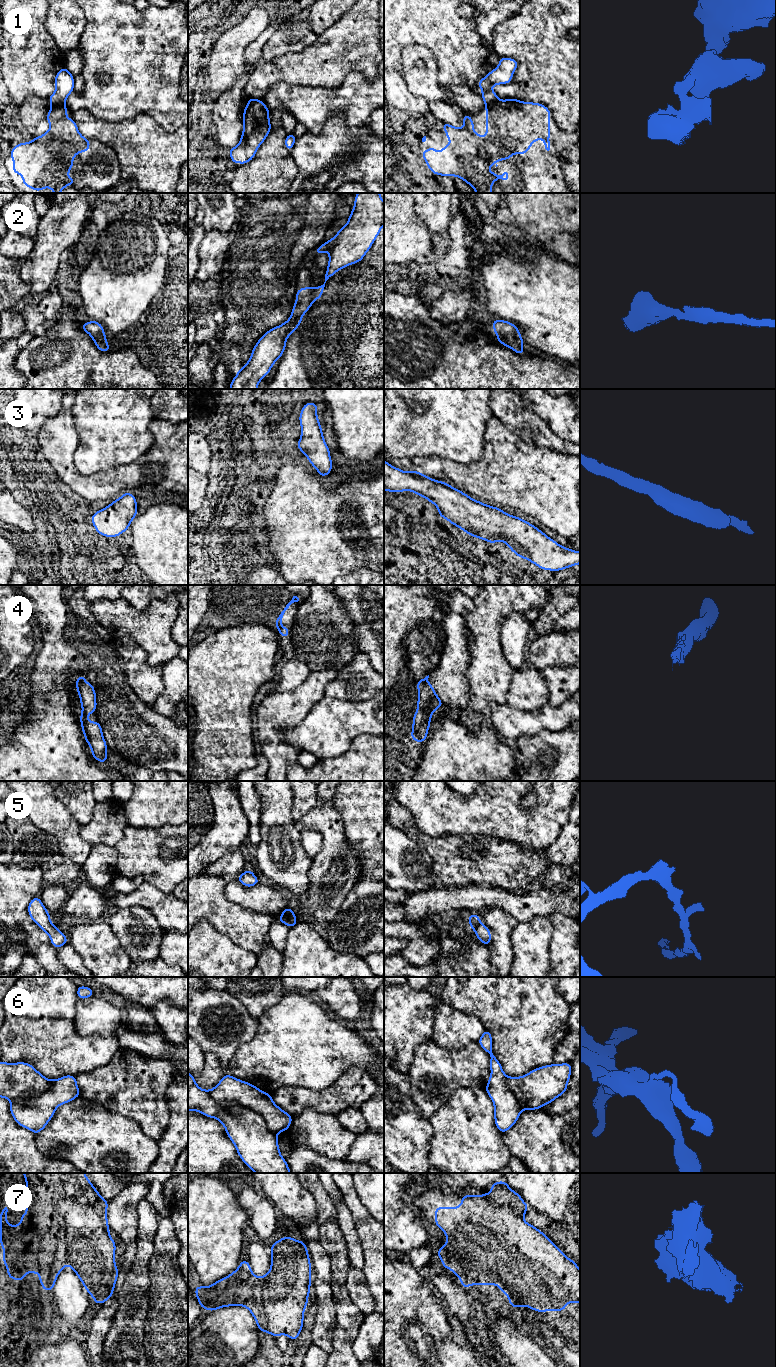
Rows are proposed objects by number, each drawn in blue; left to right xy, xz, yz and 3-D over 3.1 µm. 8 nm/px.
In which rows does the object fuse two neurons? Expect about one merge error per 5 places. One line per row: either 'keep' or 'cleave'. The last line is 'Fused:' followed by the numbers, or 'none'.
1: cleave
2: keep
3: keep
4: keep
5: keep
6: cleave
7: keep
Fused: 1, 6

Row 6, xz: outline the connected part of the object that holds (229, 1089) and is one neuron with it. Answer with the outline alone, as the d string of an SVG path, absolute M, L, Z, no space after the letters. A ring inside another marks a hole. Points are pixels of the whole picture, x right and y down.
M226 1074L214 1088L207 1091L217 1102L236 1102L256 1112L273 1133L277 1134L290 1128L293 1117L273 1102L271 1094L248 1082Z

